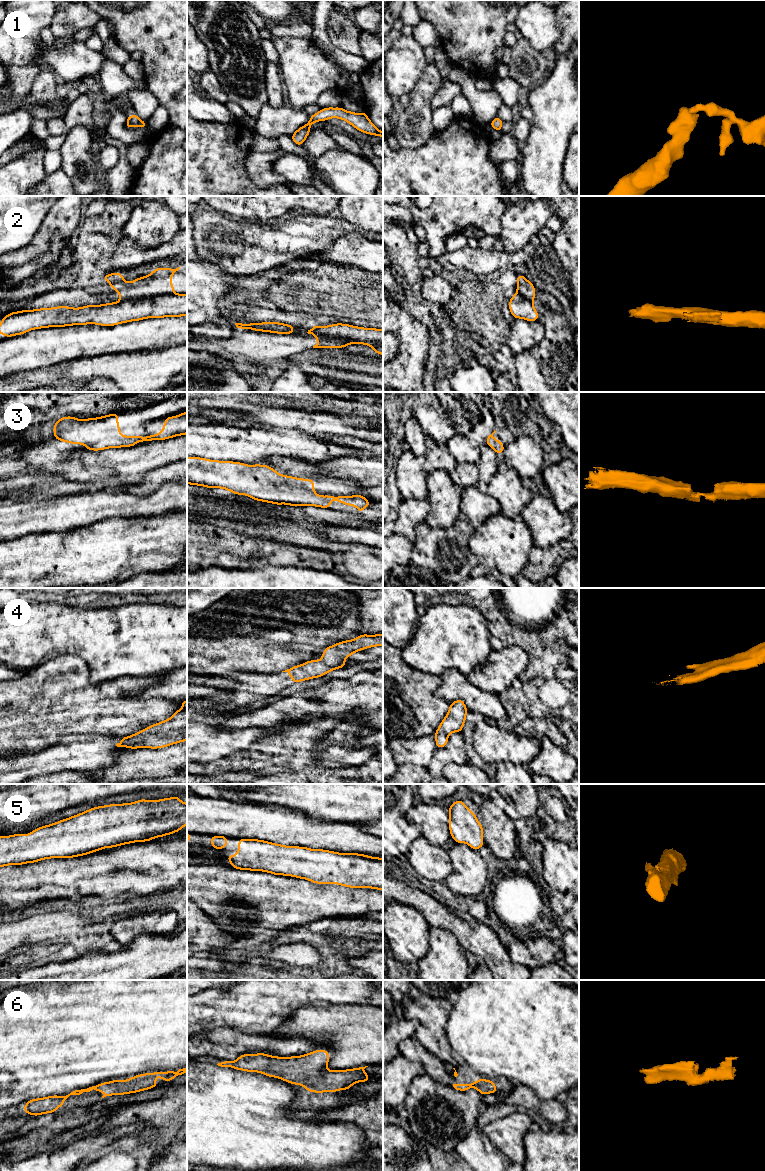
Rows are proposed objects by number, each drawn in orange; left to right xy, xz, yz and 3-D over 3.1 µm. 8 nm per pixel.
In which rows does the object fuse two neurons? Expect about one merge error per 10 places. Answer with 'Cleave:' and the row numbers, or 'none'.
Cleave: 2

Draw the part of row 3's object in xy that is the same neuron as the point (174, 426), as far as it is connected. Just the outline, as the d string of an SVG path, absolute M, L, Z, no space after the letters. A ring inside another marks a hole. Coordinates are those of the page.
M187 411L164 419L163 430L158 434L143 436L122 436L118 424L119 413L88 419L66 416L56 420L54 438L71 443L83 444L88 451L135 446L139 441L166 440L187 434Z

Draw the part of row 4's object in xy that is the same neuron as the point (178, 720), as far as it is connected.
M187 700L180 701L182 709L178 709L168 719L150 725L138 733L121 738L117 747L164 748L172 744L187 741Z

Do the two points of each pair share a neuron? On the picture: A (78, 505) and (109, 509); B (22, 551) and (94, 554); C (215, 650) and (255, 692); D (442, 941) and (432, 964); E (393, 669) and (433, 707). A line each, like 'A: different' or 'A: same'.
A: same
B: same
C: different
D: same
E: same

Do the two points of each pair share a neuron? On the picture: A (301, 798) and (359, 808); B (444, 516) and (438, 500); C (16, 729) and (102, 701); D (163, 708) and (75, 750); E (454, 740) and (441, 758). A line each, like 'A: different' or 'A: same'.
A: same
B: same
C: same
D: different
E: same

